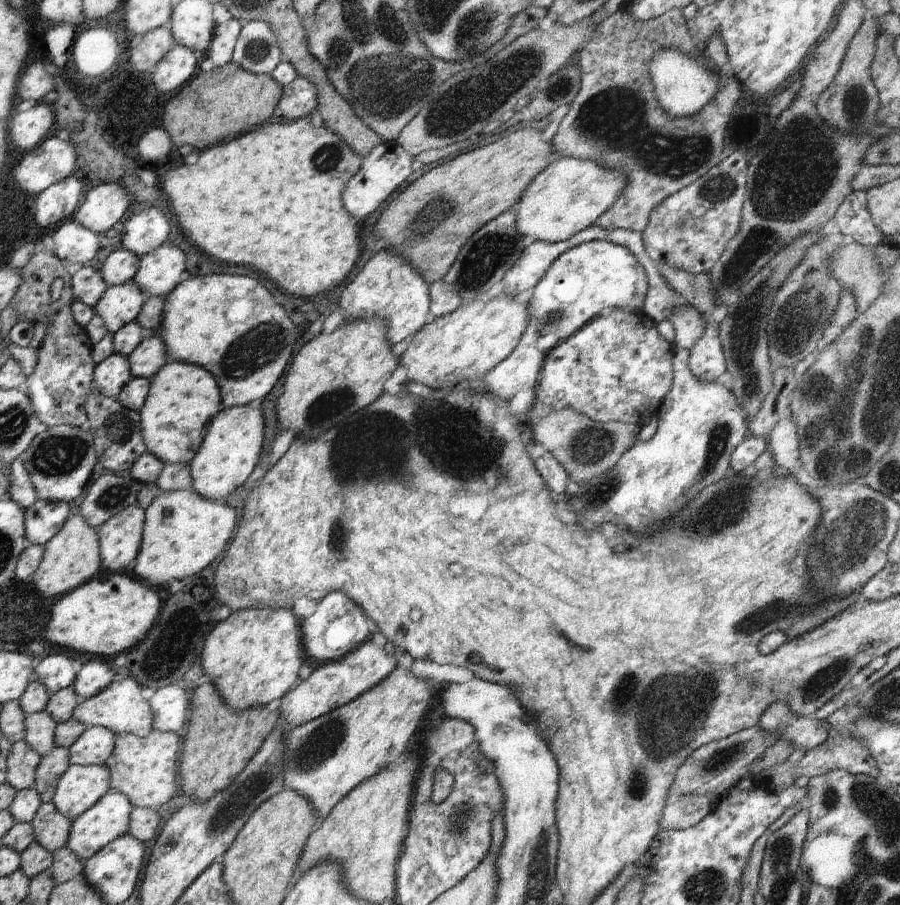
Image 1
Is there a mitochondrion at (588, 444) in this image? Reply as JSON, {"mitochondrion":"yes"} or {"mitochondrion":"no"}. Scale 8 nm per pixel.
{"mitochondrion":"yes"}

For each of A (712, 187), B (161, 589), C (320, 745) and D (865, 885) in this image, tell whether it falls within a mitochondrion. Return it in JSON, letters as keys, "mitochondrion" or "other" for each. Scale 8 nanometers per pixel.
{"A":"mitochondrion","B":"other","C":"mitochondrion","D":"other"}

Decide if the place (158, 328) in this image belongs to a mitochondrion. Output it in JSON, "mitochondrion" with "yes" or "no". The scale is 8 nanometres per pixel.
{"mitochondrion":"no"}

